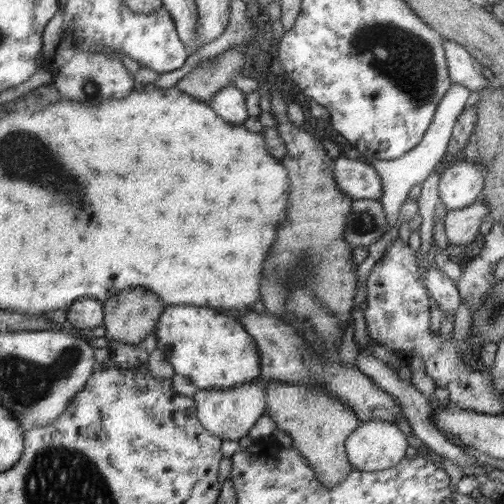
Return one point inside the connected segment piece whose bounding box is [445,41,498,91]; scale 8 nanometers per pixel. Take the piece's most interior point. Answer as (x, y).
(465, 69)

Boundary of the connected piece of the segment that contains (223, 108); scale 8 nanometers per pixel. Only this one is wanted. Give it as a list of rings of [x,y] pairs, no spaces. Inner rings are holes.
[[[228,84],[220,92],[216,92],[209,104],[224,120],[233,125],[244,125],[250,115],[246,112],[246,96],[234,84]]]

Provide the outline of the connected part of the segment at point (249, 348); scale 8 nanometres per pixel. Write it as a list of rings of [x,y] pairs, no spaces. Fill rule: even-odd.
[[[168,305],[160,315],[159,326],[154,334],[157,337],[157,349],[164,352],[164,357],[174,369],[175,374],[189,378],[198,389],[216,388],[228,390],[256,382],[262,374],[262,358],[255,344],[255,337],[244,328],[238,318],[224,315],[210,307]]]

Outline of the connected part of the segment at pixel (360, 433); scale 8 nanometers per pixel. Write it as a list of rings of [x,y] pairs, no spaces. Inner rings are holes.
[[[368,421],[347,439],[347,459],[355,469],[376,472],[402,462],[408,442],[396,423]]]

